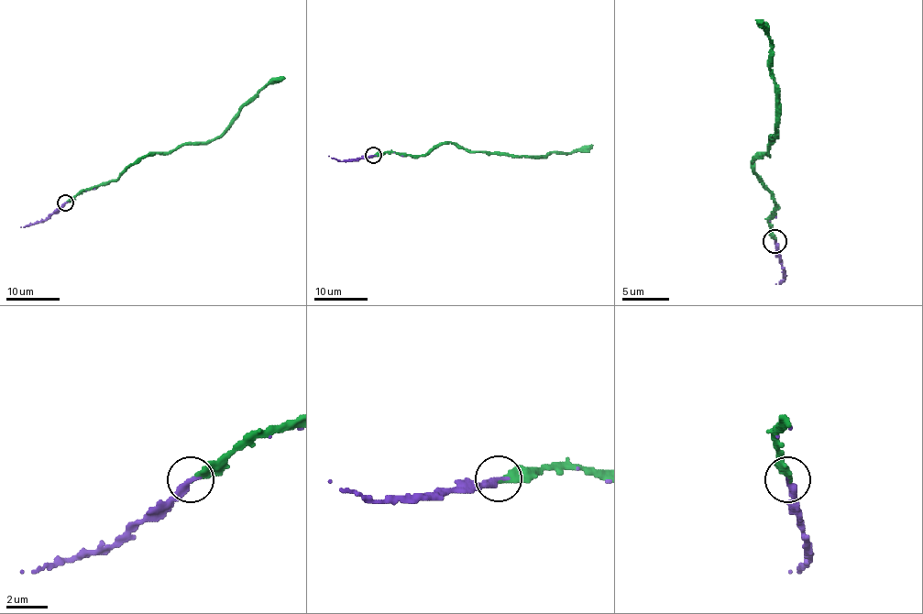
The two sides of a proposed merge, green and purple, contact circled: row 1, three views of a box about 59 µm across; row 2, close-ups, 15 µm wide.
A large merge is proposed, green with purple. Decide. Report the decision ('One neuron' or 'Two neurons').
One neuron

